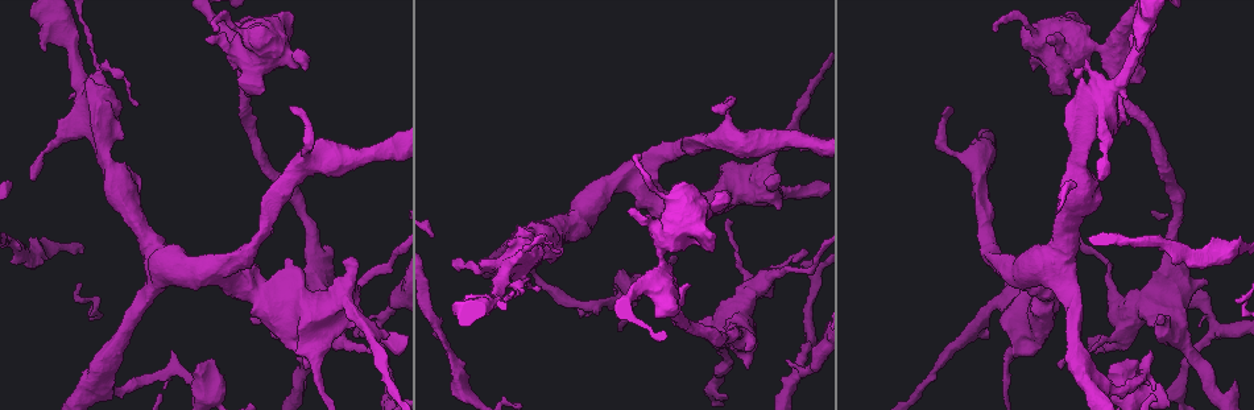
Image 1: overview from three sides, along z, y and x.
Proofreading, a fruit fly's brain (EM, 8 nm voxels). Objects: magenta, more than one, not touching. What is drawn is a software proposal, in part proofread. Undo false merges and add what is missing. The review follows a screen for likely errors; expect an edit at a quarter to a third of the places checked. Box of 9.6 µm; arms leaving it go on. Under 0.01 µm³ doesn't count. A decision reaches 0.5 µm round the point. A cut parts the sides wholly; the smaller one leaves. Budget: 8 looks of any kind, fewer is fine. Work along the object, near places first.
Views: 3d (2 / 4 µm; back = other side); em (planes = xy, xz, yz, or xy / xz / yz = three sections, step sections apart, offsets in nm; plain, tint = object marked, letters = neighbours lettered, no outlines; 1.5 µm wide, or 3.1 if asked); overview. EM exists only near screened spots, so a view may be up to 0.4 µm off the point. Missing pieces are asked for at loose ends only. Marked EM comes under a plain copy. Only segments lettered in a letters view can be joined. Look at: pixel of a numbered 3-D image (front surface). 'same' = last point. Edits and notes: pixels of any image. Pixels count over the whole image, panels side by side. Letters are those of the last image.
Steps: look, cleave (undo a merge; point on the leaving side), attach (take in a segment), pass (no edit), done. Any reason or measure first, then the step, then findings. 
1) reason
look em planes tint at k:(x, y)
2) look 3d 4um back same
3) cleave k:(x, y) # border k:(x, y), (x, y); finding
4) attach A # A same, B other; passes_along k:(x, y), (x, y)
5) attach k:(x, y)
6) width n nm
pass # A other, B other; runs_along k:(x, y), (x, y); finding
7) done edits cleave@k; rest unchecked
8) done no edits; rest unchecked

calibre changes
look em planes letters at 1:(369, 351)

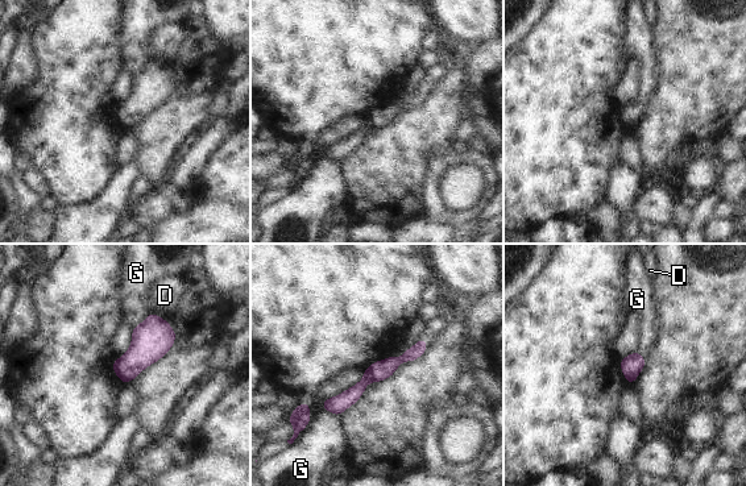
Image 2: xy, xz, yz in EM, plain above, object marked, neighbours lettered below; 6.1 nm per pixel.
width 130 nm
pass # D other, G other; runs_along 2:(423, 344), (326, 407); all the same cell

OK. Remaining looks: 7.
free end
look em yz step 4 letters at 1:(988, 337)

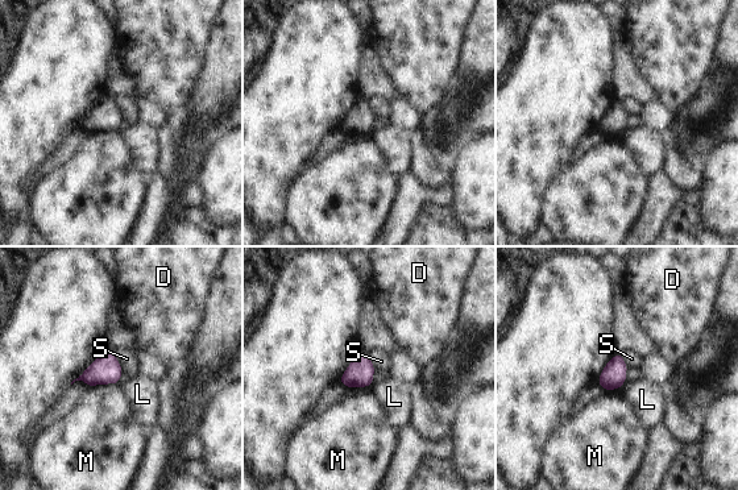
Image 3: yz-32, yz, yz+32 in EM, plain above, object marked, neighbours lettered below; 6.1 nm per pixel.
longest_contact M 180 nm
pass # D other, L other, M other, S other; border 3:(626, 381), (617, 389); none of them fits

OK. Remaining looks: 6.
branch stops here
look em planes letters at 1:(689, 286)

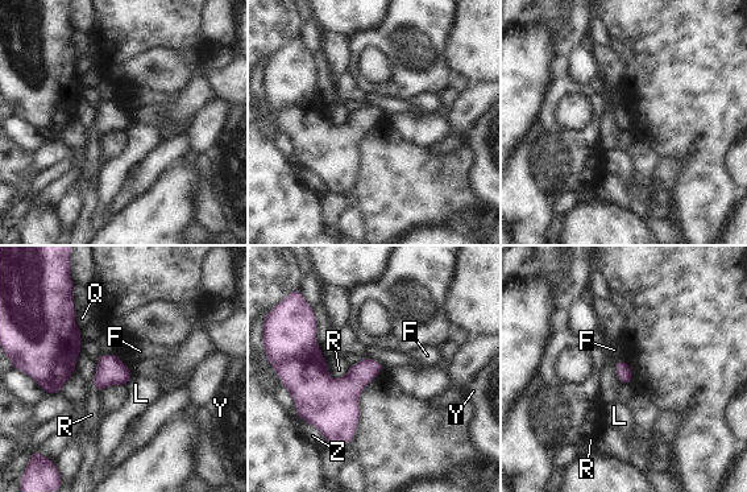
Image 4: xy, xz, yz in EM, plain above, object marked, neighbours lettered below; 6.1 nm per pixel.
pass # F other, L other, Q other, R other, Y other, Z other; border 4:(132, 376), (124, 384); none of them fits

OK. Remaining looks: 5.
done no edits; rest unchecked

